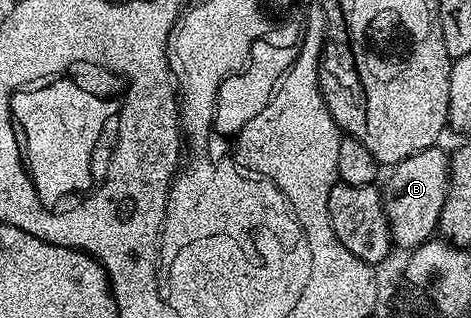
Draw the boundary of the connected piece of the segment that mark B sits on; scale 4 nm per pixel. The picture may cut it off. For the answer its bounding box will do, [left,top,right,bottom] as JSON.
[382,145,449,248]

